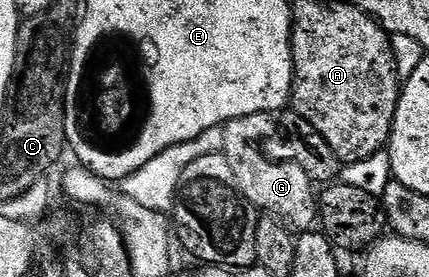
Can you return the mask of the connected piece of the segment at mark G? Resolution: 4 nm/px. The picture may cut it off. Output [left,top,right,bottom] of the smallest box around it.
[224,114,320,233]

